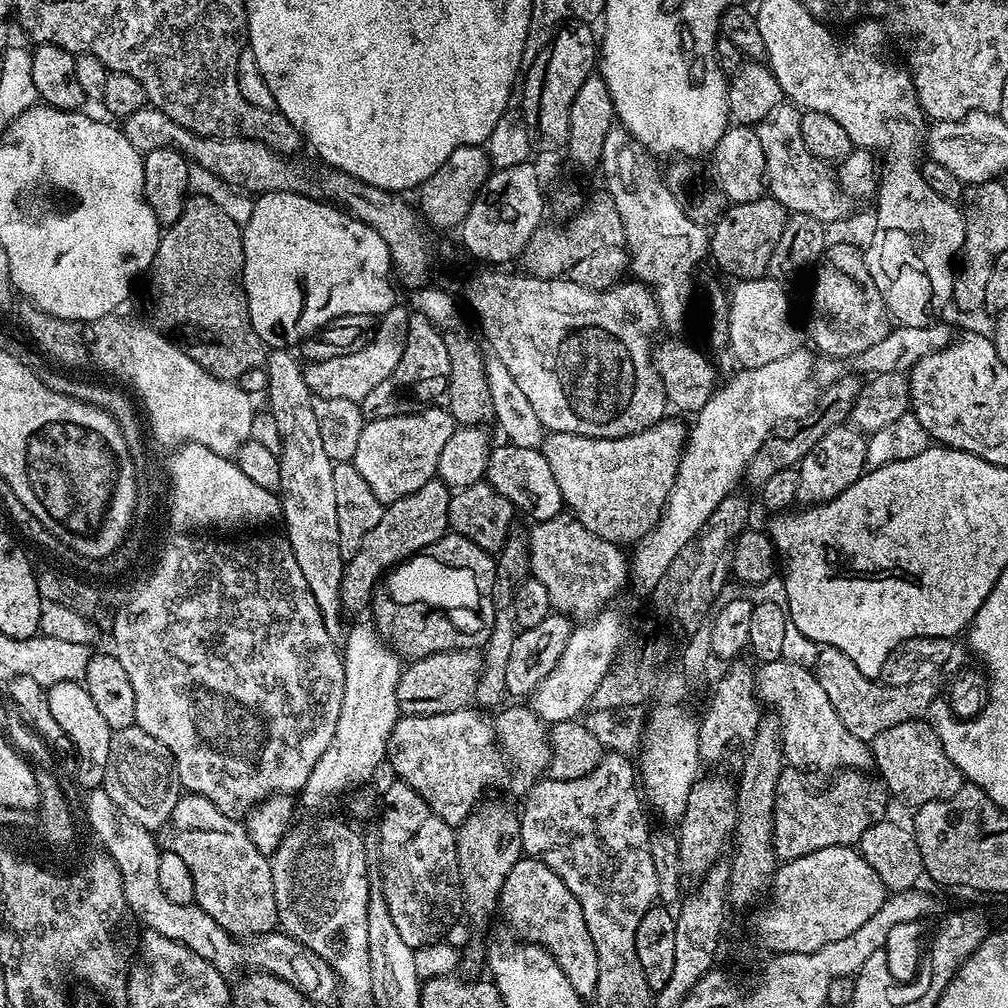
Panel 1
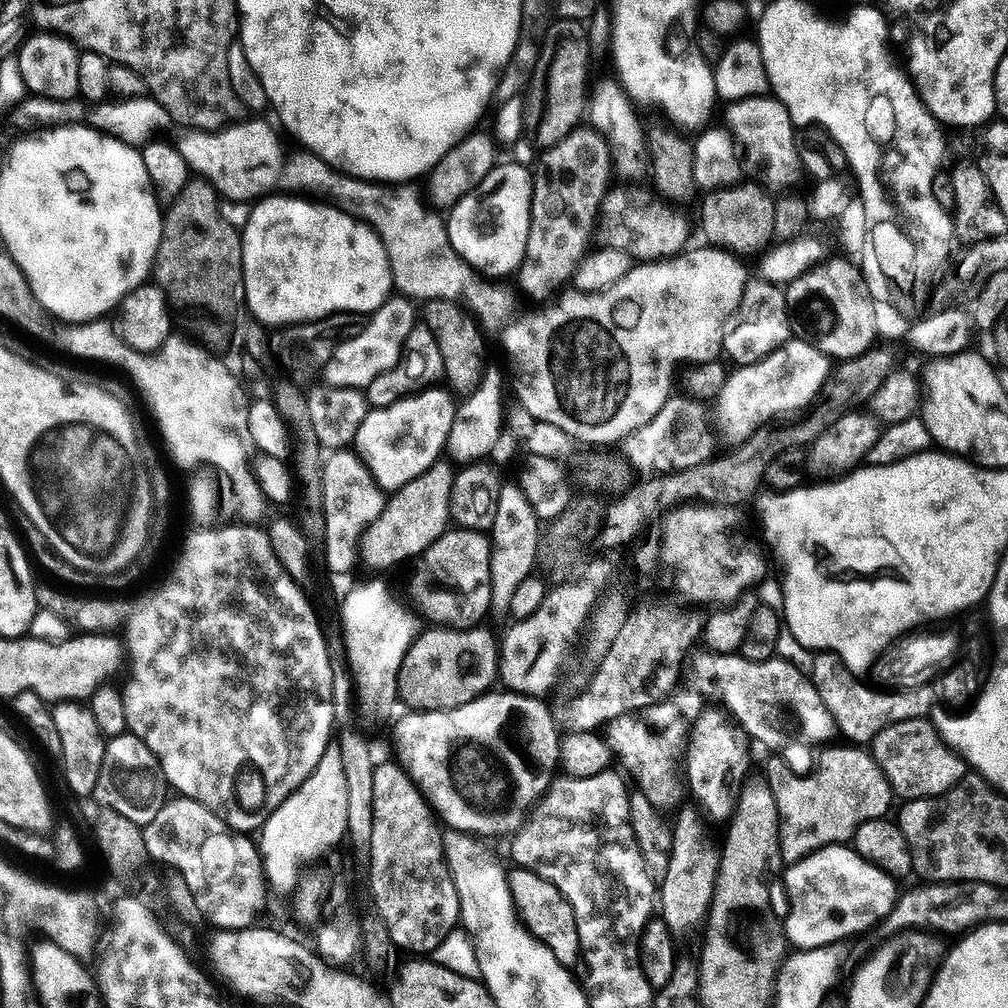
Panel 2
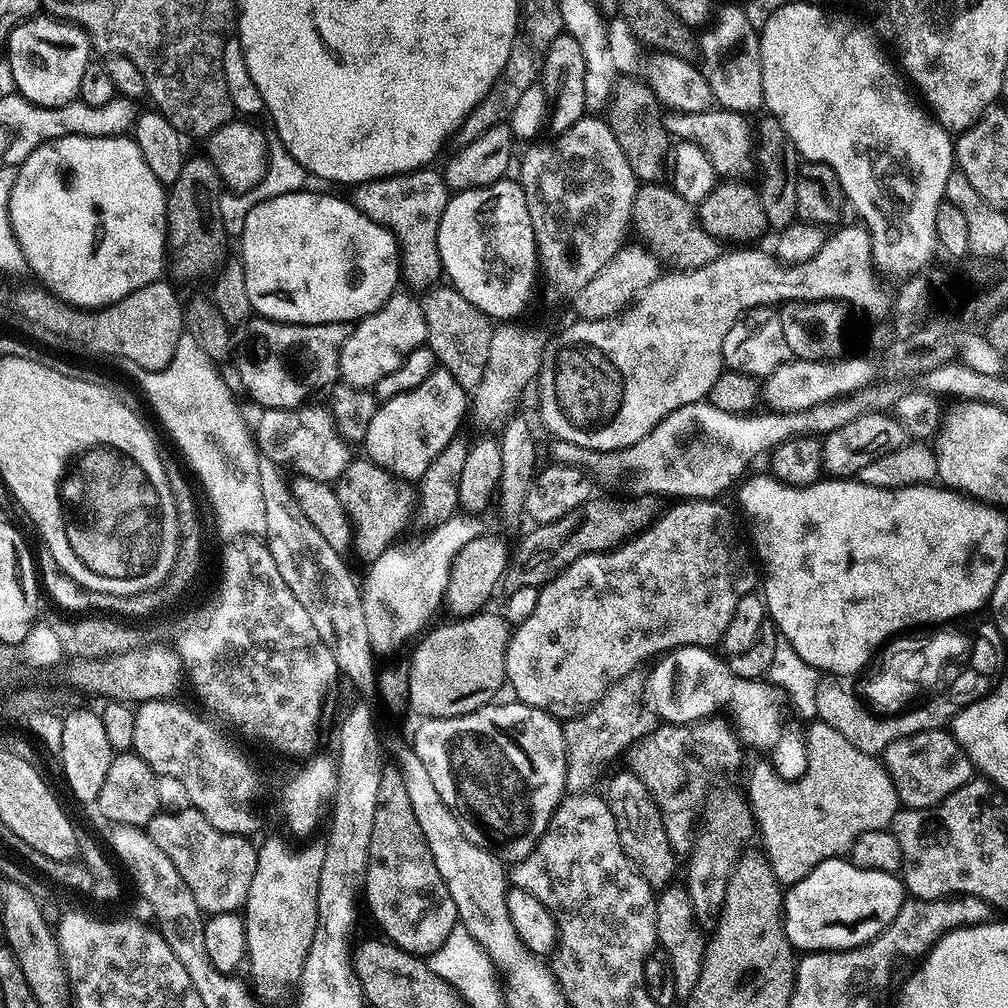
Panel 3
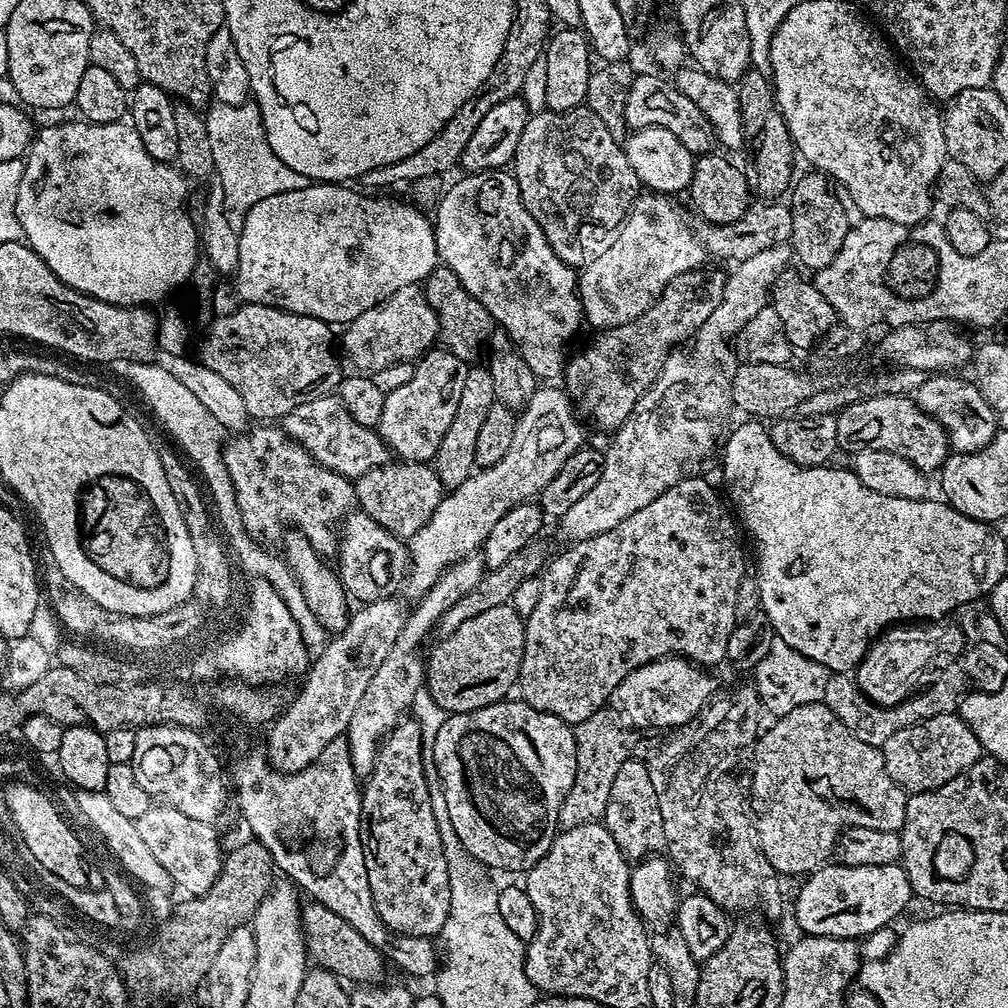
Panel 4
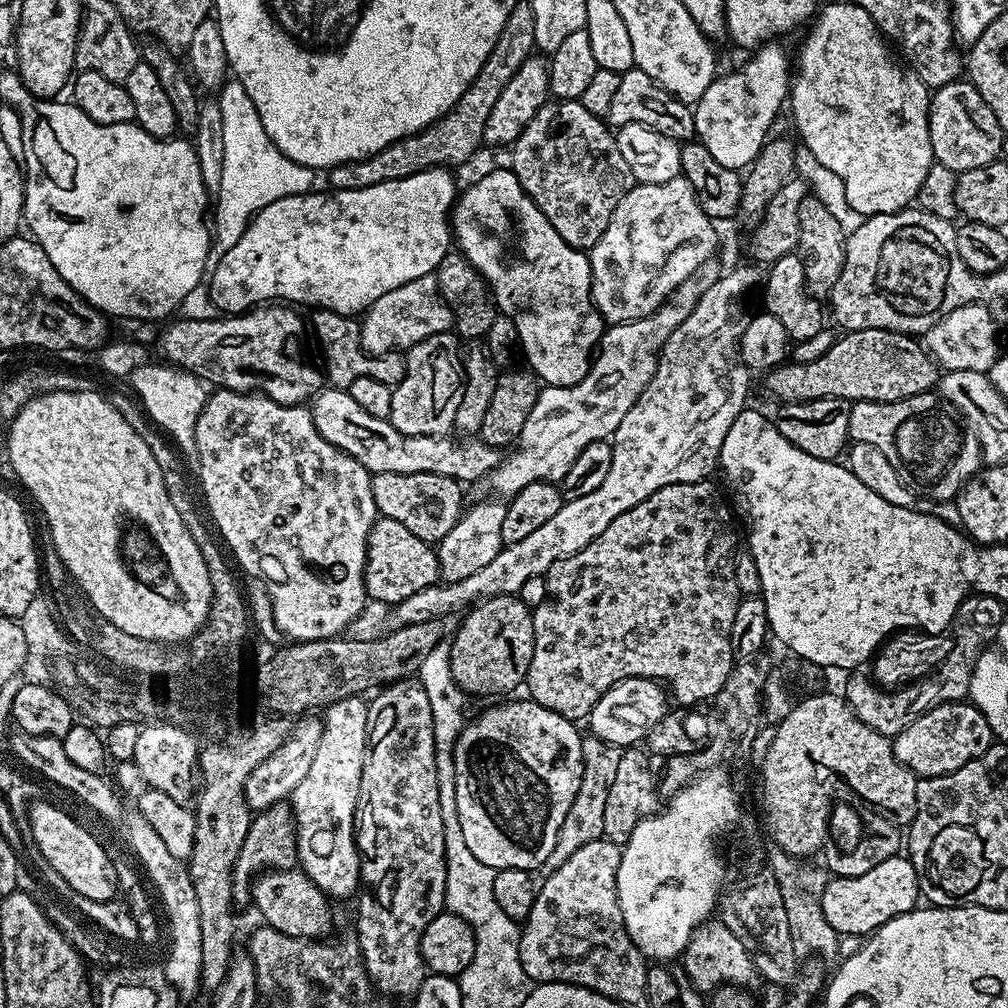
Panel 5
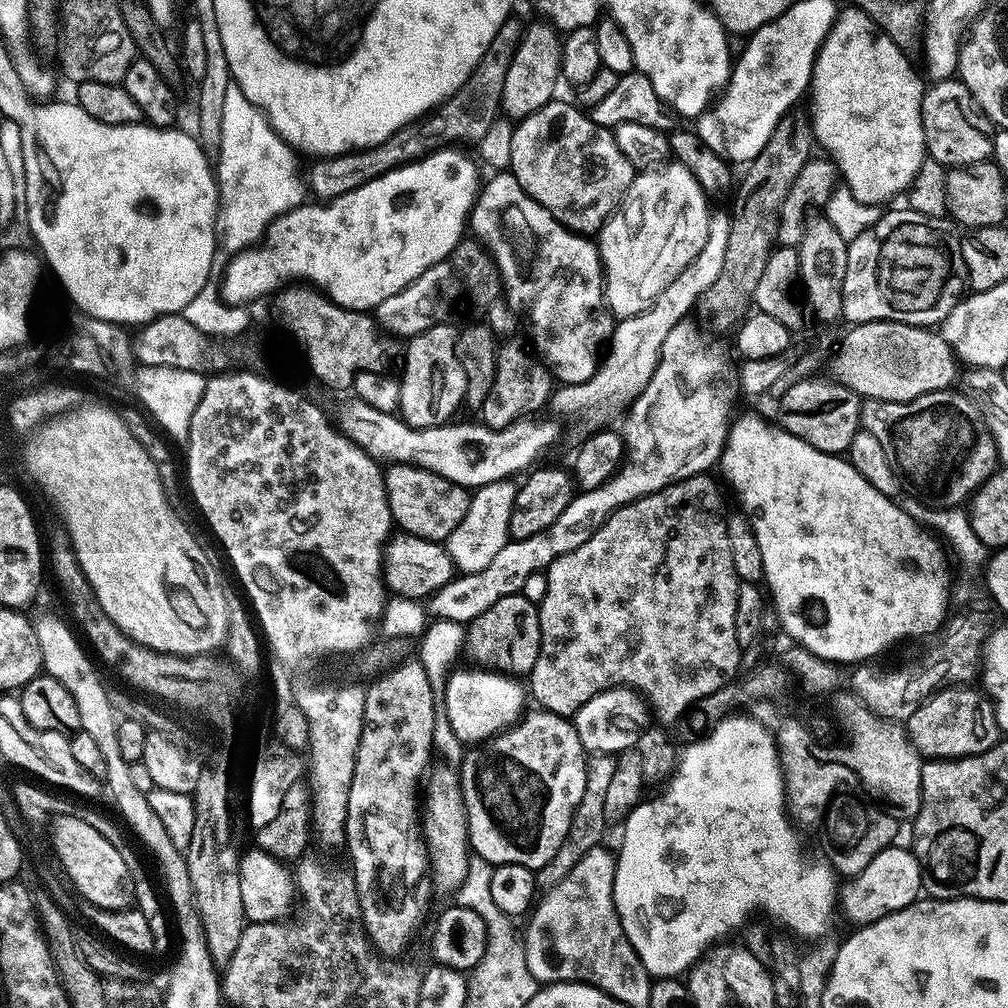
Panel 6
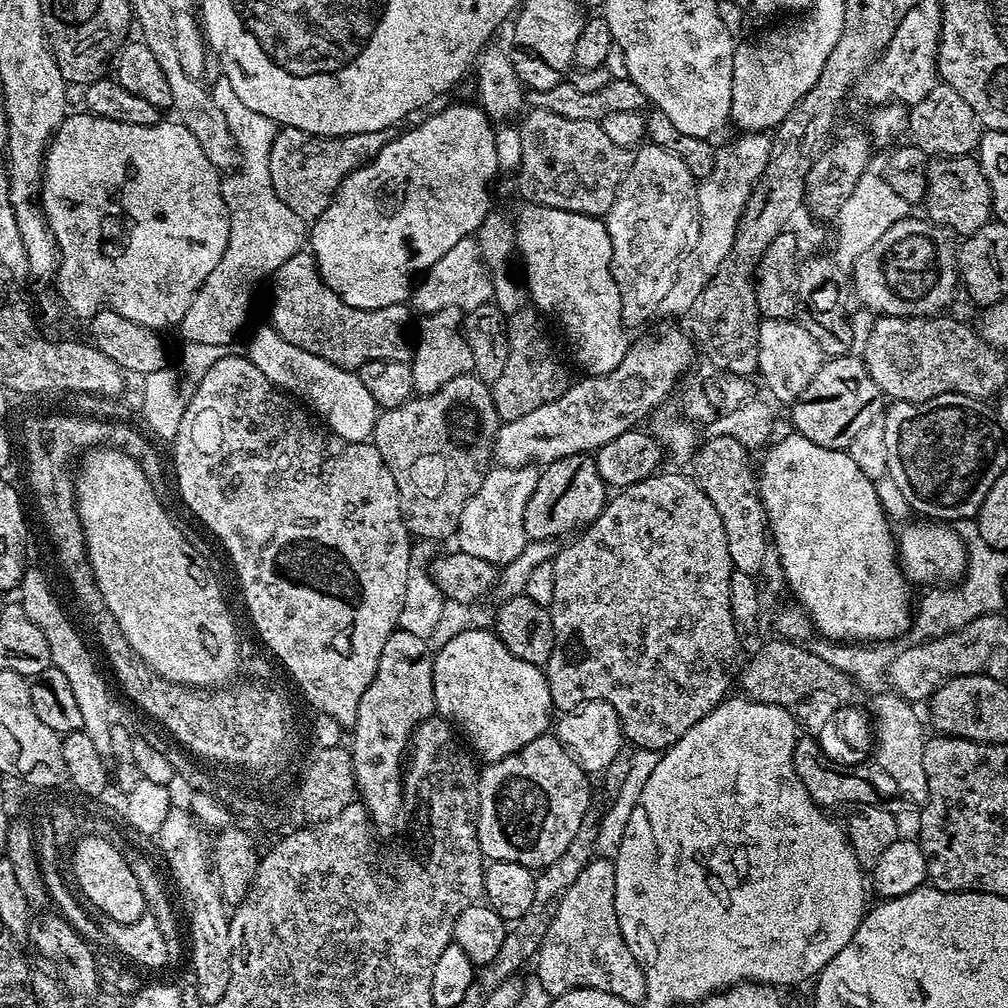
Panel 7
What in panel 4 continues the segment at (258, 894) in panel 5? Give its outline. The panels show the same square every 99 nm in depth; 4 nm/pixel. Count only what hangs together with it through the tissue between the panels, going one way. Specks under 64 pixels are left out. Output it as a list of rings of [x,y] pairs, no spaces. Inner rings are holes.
[[[308,902],[303,905],[300,922],[304,930],[304,940],[308,944],[309,957],[317,965],[323,966],[336,976],[349,976],[354,982],[376,982],[380,979],[380,971],[384,968],[384,952],[375,948],[346,918],[342,918],[326,906],[317,902]]]

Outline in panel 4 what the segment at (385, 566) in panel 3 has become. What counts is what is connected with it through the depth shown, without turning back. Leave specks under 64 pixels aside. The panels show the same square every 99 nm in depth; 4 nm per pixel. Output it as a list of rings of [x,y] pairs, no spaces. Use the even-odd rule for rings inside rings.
[[[556,386],[537,387],[528,399],[527,408],[519,413],[514,442],[510,442],[506,458],[489,468],[473,471],[462,486],[451,489],[441,500],[430,522],[426,522],[426,526],[407,541],[410,567],[406,589],[413,598],[426,595],[451,564],[473,555],[483,545],[498,518],[505,516],[511,508],[519,508],[539,497],[554,474],[566,466],[576,451],[585,447],[584,428],[576,421],[577,413],[569,397],[559,387],[552,387]]]

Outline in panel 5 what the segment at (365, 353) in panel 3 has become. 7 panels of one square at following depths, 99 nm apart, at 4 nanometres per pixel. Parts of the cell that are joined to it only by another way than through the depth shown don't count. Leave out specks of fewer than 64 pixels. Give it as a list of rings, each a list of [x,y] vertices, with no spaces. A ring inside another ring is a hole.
[[[435,275],[414,278],[390,294],[382,294],[363,313],[360,324],[360,344],[369,356],[384,356],[387,352],[407,353],[408,349],[422,342],[427,336],[452,332],[454,328],[454,310],[442,298]]]

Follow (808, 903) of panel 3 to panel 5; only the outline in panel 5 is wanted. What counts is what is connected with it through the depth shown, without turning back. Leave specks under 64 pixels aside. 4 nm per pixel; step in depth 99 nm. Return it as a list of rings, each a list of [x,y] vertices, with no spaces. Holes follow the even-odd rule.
[[[897,854],[878,862],[870,874],[857,876],[838,876],[829,879],[821,898],[821,910],[826,922],[841,937],[867,937],[876,931],[890,918],[903,912],[911,912],[921,899],[916,871],[907,855]]]

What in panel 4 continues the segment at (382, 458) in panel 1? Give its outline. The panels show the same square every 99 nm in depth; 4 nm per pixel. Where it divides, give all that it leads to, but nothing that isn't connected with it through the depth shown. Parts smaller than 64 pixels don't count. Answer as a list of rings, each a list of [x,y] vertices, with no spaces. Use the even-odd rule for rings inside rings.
[[[433,346],[415,361],[416,376],[406,382],[406,386],[398,386],[398,390],[387,393],[382,406],[382,422],[378,429],[380,436],[388,443],[389,449],[396,452],[404,462],[435,461],[436,451],[442,442],[442,434],[450,427],[454,419],[454,410],[458,410],[458,397],[462,395],[462,382],[466,382],[469,365],[450,354],[443,346]]]

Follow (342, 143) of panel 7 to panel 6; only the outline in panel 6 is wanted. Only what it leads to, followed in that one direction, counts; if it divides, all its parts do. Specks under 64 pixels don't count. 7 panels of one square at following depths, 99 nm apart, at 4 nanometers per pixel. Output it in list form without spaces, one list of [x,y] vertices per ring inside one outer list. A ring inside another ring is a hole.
[[[516,18],[508,19],[498,30],[498,34],[494,34],[494,42],[486,46],[486,54],[482,54],[478,66],[474,66],[470,78],[466,78],[462,87],[431,114],[411,120],[406,126],[402,126],[402,130],[394,130],[394,134],[390,134],[386,142],[343,152],[340,156],[313,159],[313,164],[308,168],[308,176],[306,172],[307,191],[311,195],[313,192],[317,201],[327,202],[350,190],[358,190],[358,186],[386,174],[392,168],[399,168],[402,164],[435,152],[437,148],[445,147],[449,142],[455,141],[452,140],[455,136],[465,136],[472,142],[480,141],[501,111],[506,72],[519,46],[521,33],[522,24]]]

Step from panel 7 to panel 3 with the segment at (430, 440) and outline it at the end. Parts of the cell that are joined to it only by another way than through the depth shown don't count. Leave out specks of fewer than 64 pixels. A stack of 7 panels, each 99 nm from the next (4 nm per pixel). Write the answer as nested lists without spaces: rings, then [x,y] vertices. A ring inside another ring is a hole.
[[[353,458],[334,487],[346,514],[352,519],[352,548],[366,562],[378,559],[397,543],[396,532],[407,526],[408,518],[411,514],[413,517],[418,504],[418,492],[411,483],[379,468],[367,458]]]

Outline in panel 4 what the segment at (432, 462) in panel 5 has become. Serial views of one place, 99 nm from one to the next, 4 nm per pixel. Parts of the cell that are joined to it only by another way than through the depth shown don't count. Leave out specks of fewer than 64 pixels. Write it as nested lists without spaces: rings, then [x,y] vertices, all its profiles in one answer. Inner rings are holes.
[[[336,394],[319,396],[310,402],[302,402],[302,406],[294,406],[290,414],[282,417],[282,427],[285,434],[297,440],[319,464],[349,478],[366,474],[366,470],[374,470],[390,460],[388,443],[379,431],[354,422],[354,418],[350,418],[350,410],[342,406]]]

